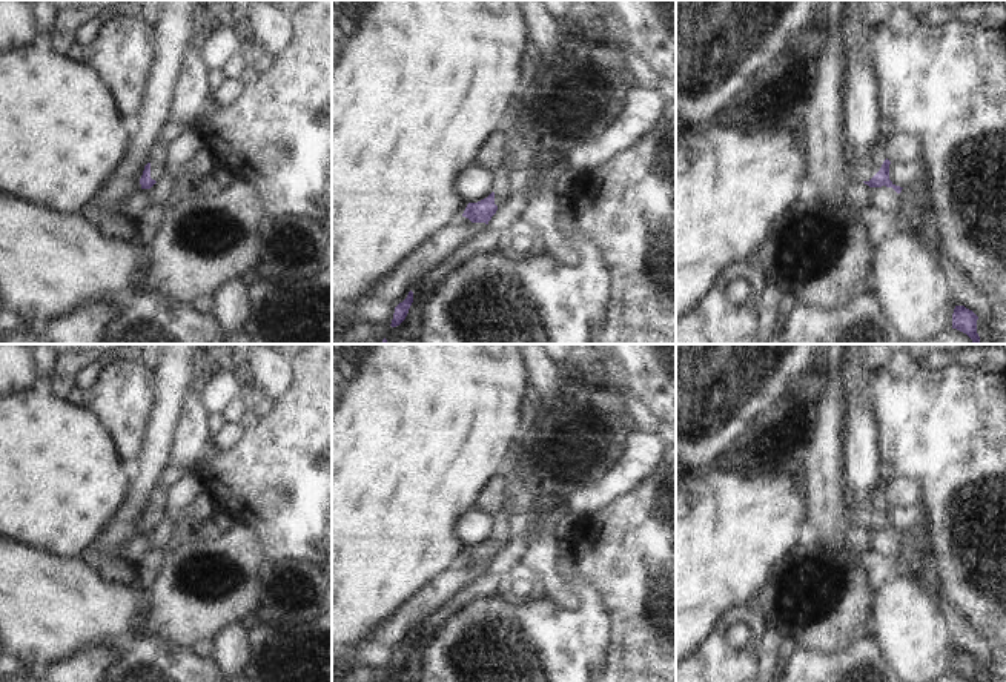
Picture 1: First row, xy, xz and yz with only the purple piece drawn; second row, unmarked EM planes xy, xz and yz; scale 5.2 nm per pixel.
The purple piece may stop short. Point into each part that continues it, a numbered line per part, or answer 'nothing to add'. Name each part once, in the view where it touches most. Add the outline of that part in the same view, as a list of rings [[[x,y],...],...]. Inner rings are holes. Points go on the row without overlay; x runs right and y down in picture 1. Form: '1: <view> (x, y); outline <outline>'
1: yz (865, 515); outline [[[879,487],[869,502],[859,508],[848,508],[849,518],[852,518],[859,525],[869,525],[882,512],[886,504],[883,488]]]

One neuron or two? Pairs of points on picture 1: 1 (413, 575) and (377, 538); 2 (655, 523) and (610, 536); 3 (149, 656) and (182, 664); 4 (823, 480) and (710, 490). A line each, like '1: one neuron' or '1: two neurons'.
1: one neuron
2: one neuron
3: one neuron
4: two neurons

